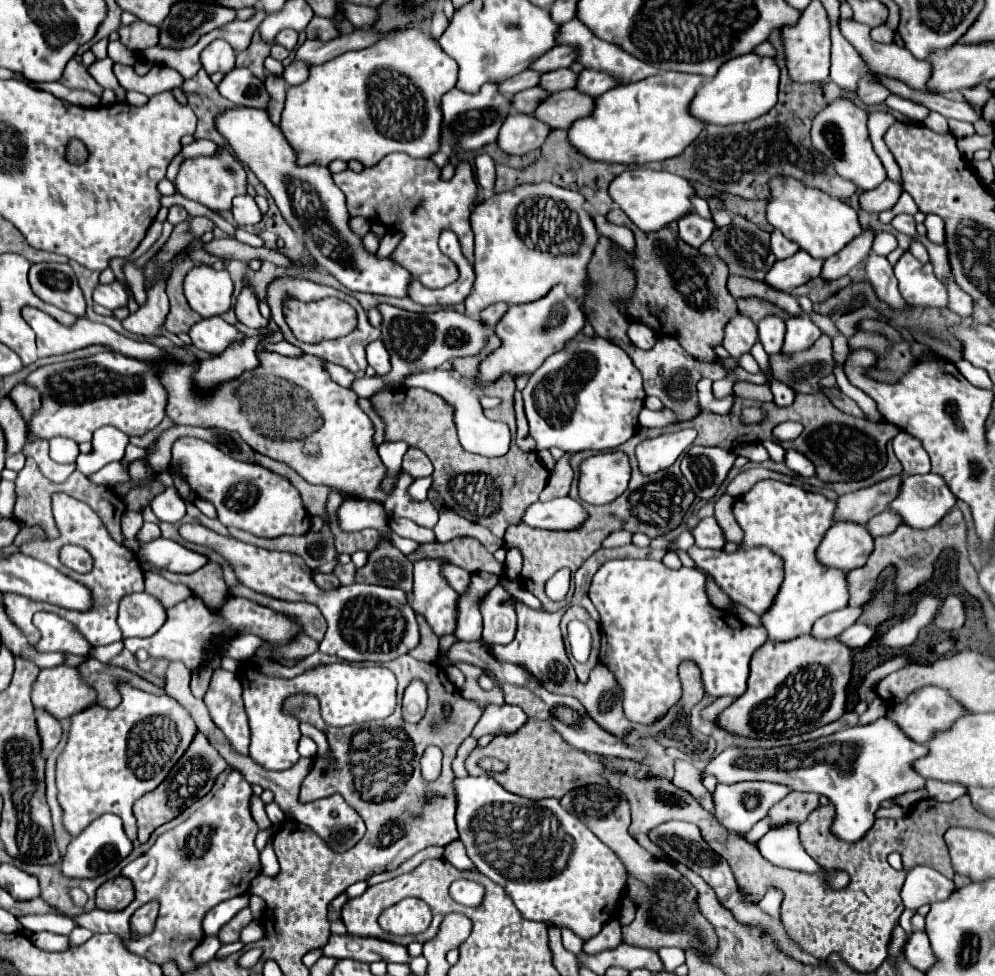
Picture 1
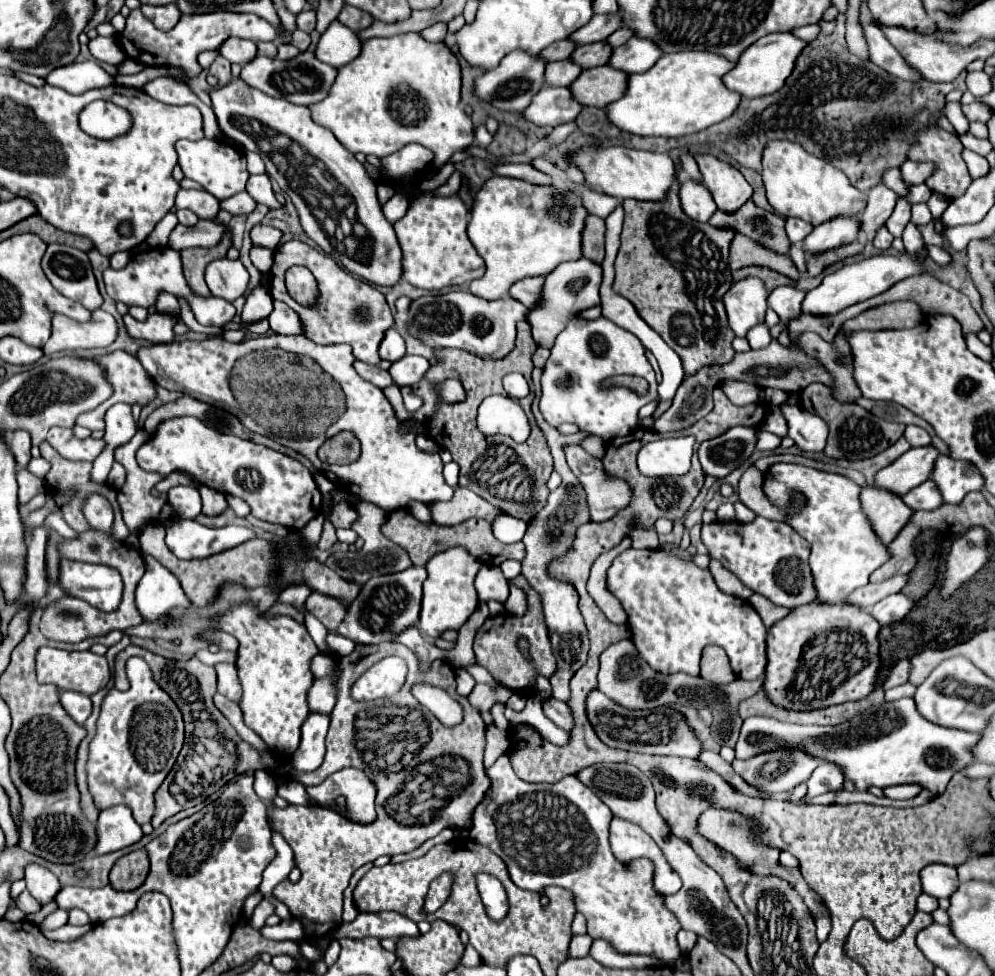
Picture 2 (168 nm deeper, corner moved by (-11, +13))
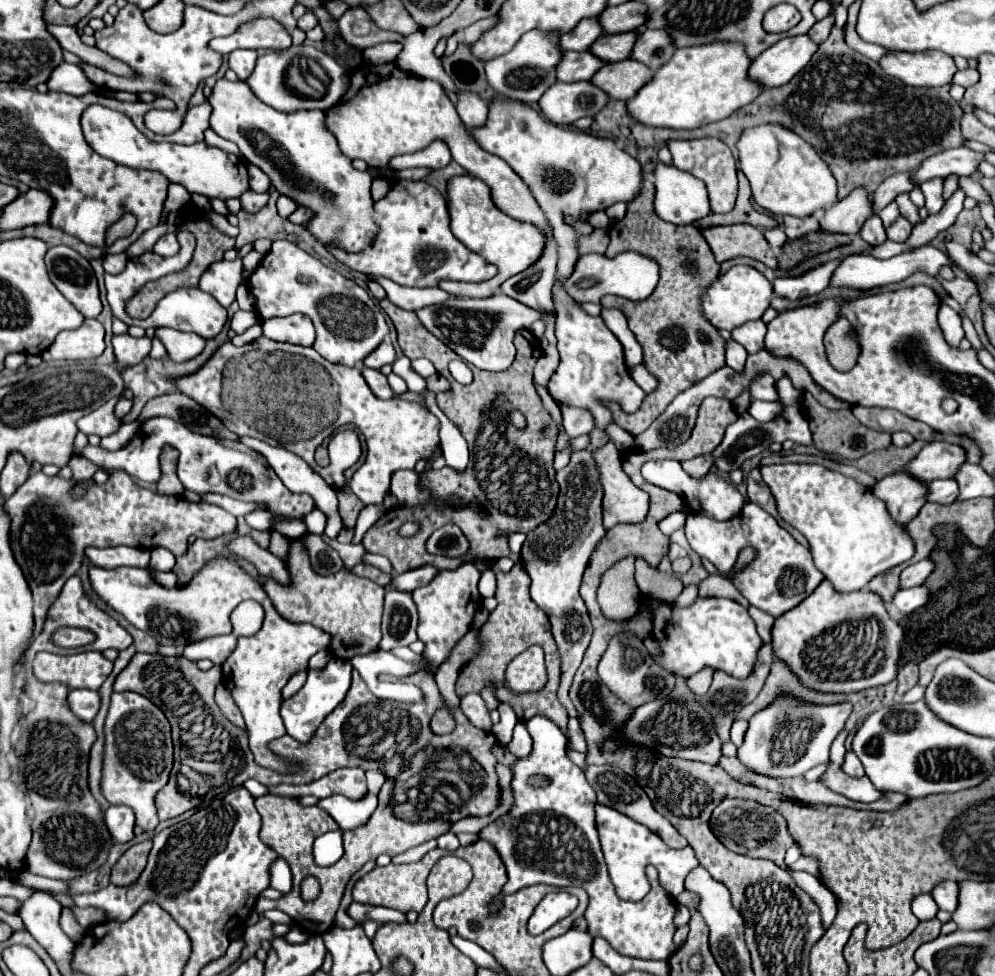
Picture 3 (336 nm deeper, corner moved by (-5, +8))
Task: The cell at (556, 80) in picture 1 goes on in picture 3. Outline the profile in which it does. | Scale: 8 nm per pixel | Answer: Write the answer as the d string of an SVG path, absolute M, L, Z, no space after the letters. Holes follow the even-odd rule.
M633 31L619 33L619 35L605 35L605 37L597 39L597 43L593 43L593 47L589 47L589 51L593 51L593 55L597 55L597 59L601 59L603 63L623 61L629 57L635 39L637 39L637 33L633 33Z

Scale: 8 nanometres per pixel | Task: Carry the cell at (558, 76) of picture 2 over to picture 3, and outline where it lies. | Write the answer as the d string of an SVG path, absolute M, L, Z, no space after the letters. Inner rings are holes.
M589 51L563 53L561 63L557 63L557 81L563 81L563 83L589 81L601 65L603 61L593 57Z

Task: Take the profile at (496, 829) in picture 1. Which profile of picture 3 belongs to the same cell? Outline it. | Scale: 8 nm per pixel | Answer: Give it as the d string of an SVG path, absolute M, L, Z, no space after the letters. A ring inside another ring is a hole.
M537 715L526 721L526 727L532 736L533 748L529 757L525 757L527 767L511 767L513 779L511 779L511 791L513 791L513 805L511 809L501 815L497 821L485 825L479 833L479 839L485 839L493 843L497 853L501 855L505 867L507 867L507 877L509 881L503 887L503 893L515 893L523 887L535 885L535 883L545 883L553 887L583 887L589 895L589 905L585 911L585 919L589 923L589 935L591 937L603 937L609 941L609 945L627 957L639 957L639 959L669 959L677 949L673 945L673 913L675 913L675 901L663 891L663 887L657 881L657 869L647 867L647 879L651 885L649 895L643 901L623 901L617 897L611 879L607 875L607 865L603 861L601 845L599 845L599 835L595 827L595 791L587 783L583 771L573 765L567 755L565 755L565 735L557 727L557 723L551 723L551 719L545 719L545 715ZM529 775L545 775L551 779L551 785L547 787L529 787L527 779Z

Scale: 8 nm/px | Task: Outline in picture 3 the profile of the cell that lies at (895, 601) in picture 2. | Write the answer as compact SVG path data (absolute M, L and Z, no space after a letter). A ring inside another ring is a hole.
M919 585L919 587L905 589L905 591L897 591L897 593L893 595L891 607L893 607L899 615L907 617L907 615L911 615L915 609L919 609L921 605L925 605L927 599L929 599L929 591L927 591L923 585Z

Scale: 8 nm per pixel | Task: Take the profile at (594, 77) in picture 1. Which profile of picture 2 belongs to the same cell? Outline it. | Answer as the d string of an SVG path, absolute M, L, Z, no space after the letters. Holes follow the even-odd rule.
M633 36L623 46L613 50L609 64L627 74L637 74L647 72L661 58L661 54L661 48L651 38Z

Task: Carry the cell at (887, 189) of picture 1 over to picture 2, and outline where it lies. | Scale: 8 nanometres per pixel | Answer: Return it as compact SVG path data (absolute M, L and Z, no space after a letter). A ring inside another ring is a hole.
M907 160L903 166L901 166L901 172L903 172L903 178L909 182L909 184L921 184L925 182L935 170L935 164L933 162L913 162L913 160Z

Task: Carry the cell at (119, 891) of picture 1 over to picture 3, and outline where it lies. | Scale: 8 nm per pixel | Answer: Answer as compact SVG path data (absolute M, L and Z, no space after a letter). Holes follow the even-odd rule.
M143 841L143 843L137 843L133 845L131 849L127 849L119 861L113 865L113 871L111 871L111 883L113 885L129 885L129 883L135 883L135 879L141 877L141 871L145 869L145 863L147 863L147 855L151 851L151 841Z

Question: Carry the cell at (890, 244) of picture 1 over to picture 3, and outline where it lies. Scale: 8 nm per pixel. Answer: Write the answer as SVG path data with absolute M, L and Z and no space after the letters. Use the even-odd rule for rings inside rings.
M889 203L885 209L881 209L879 217L881 217L881 221L883 221L883 227L885 227L885 229L887 229L887 227L891 227L891 225L899 219L899 209L897 209L897 203Z

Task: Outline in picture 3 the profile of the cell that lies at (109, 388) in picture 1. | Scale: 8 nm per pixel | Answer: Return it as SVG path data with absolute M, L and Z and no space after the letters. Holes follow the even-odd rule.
M121 397L111 399L111 401L107 401L105 405L101 405L99 409L95 409L93 413L81 417L81 419L77 421L79 431L83 431L85 435L95 433L95 435L99 435L99 437L105 437L105 435L115 433L115 431L119 429L121 421L117 421L117 417L115 417L115 413L113 413L113 407L115 407L115 403L117 403L119 399L121 399Z

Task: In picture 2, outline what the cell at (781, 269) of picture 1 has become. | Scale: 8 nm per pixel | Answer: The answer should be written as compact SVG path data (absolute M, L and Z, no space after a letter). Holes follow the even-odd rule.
M837 216L815 226L805 238L805 254L815 254L815 250L831 250L835 246L855 242L859 236L859 226L861 224L857 216Z

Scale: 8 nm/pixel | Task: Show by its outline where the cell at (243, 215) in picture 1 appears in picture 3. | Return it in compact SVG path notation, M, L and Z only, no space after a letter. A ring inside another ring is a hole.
M249 165L249 187L257 193L265 193L269 191L271 183L269 183L269 177L255 165Z

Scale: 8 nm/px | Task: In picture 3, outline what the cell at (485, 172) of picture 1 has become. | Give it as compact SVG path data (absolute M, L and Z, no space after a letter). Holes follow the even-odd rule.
M461 91L459 95L459 101L457 101L457 113L461 117L461 121L469 127L469 129L477 129L477 127L483 127L485 121L487 121L487 105L483 101L479 101L477 95L473 93L465 93Z

